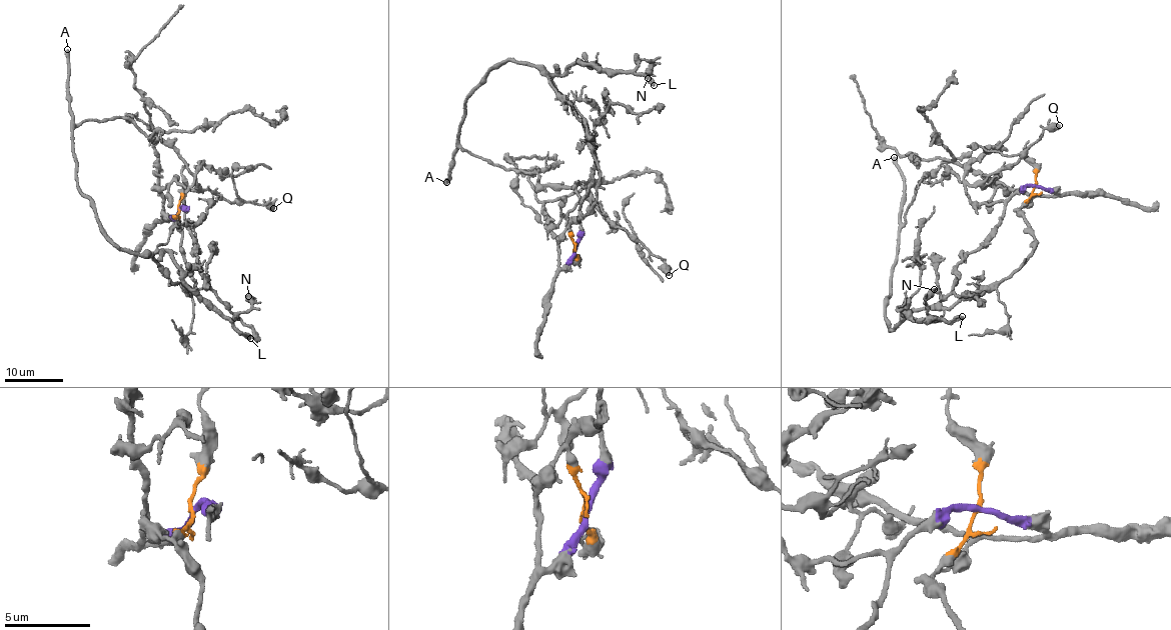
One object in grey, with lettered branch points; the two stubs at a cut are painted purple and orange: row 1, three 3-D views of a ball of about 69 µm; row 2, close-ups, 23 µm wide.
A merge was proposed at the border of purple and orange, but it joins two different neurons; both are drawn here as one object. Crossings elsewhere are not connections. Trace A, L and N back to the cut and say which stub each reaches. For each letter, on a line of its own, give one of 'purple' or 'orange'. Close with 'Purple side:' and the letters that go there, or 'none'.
A: orange
L: orange
N: orange
Purple side: none

